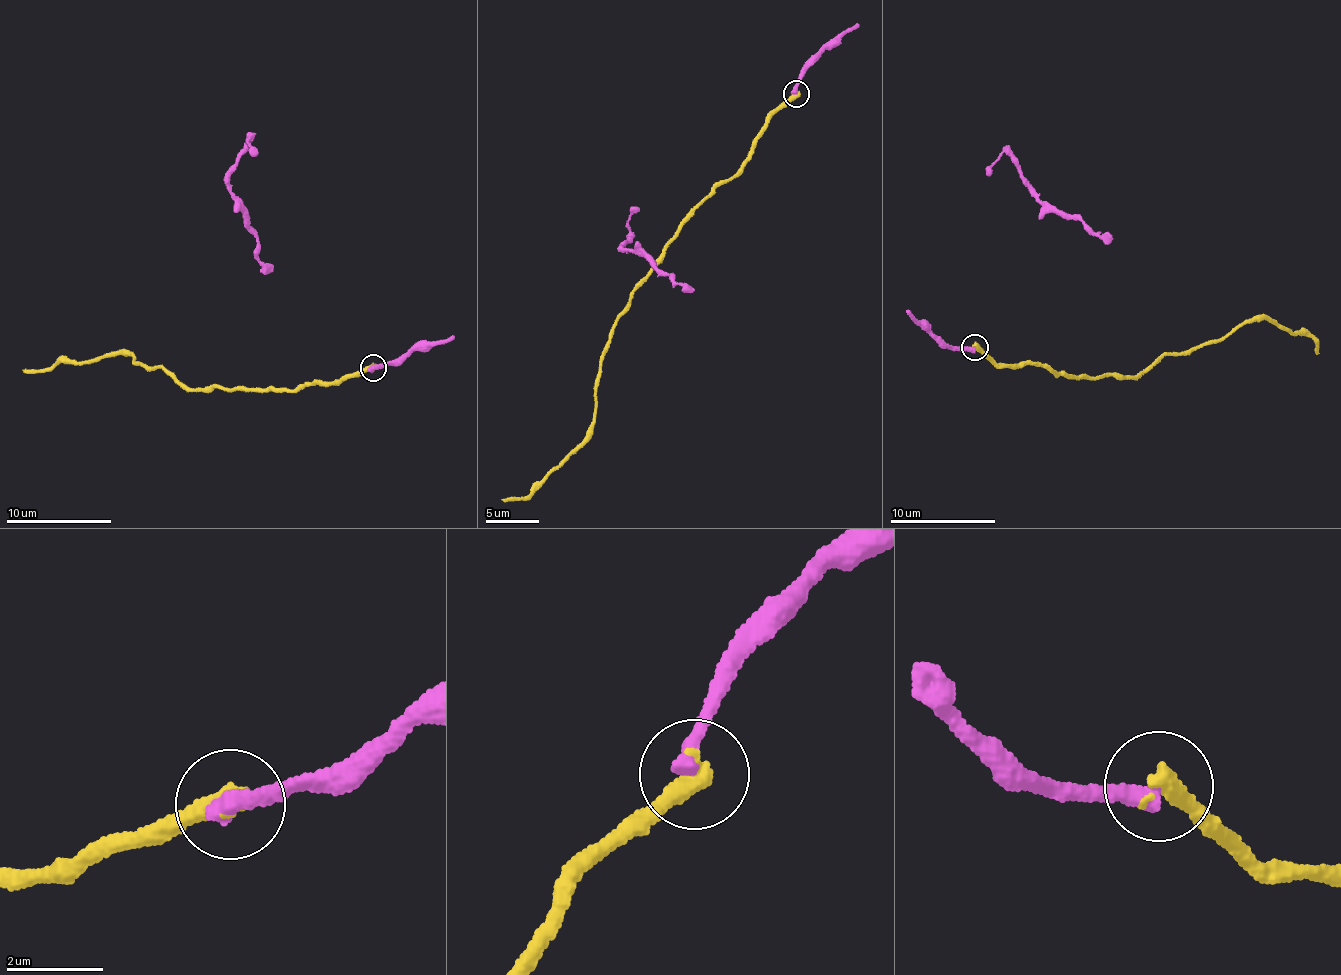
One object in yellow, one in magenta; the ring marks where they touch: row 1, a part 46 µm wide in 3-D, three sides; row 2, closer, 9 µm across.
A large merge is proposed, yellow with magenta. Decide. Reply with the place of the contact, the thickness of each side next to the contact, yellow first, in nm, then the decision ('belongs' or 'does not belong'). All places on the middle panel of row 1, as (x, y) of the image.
(796, 94) | 440/360 nm | belongs

